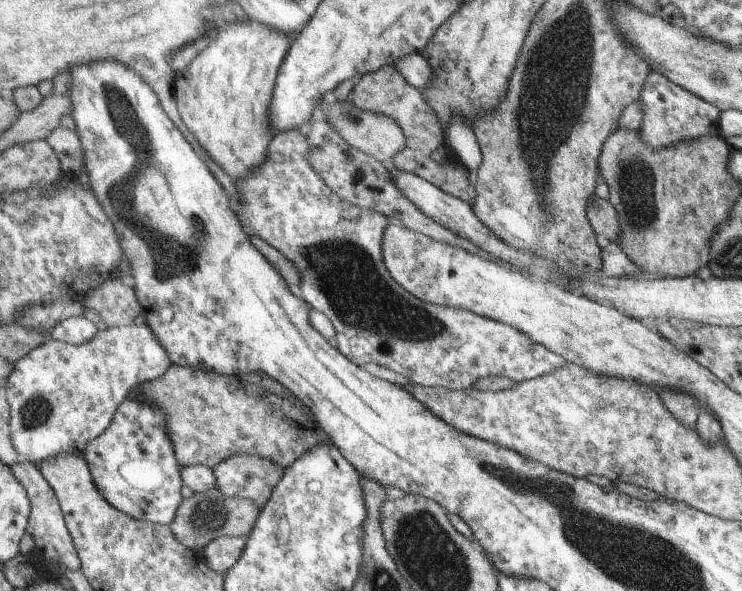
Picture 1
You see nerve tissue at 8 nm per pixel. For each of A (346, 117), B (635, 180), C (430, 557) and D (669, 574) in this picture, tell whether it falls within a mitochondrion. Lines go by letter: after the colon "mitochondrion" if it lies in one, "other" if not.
A: mitochondrion
B: mitochondrion
C: mitochondrion
D: mitochondrion

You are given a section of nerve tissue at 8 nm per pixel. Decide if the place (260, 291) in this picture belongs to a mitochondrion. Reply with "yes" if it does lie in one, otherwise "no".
no

